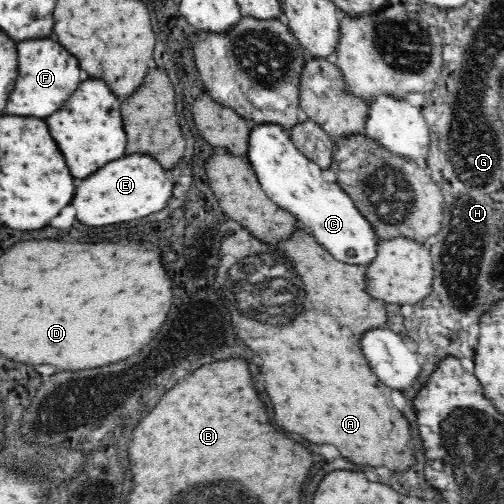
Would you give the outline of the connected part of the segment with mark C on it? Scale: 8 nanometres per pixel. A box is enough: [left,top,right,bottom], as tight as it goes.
[248,124,380,267]

